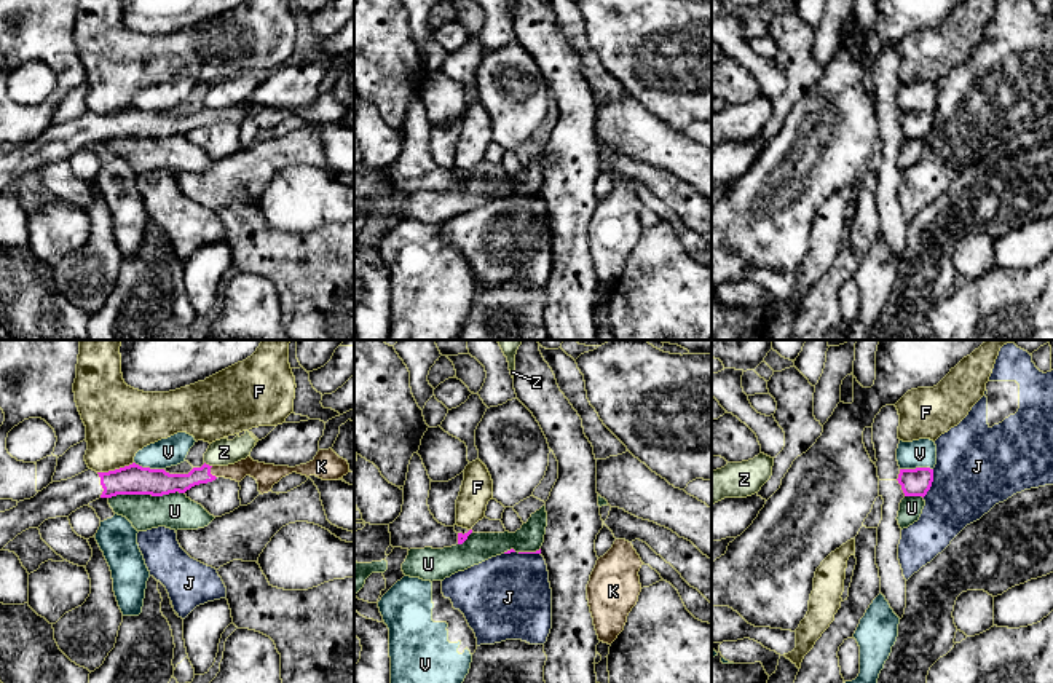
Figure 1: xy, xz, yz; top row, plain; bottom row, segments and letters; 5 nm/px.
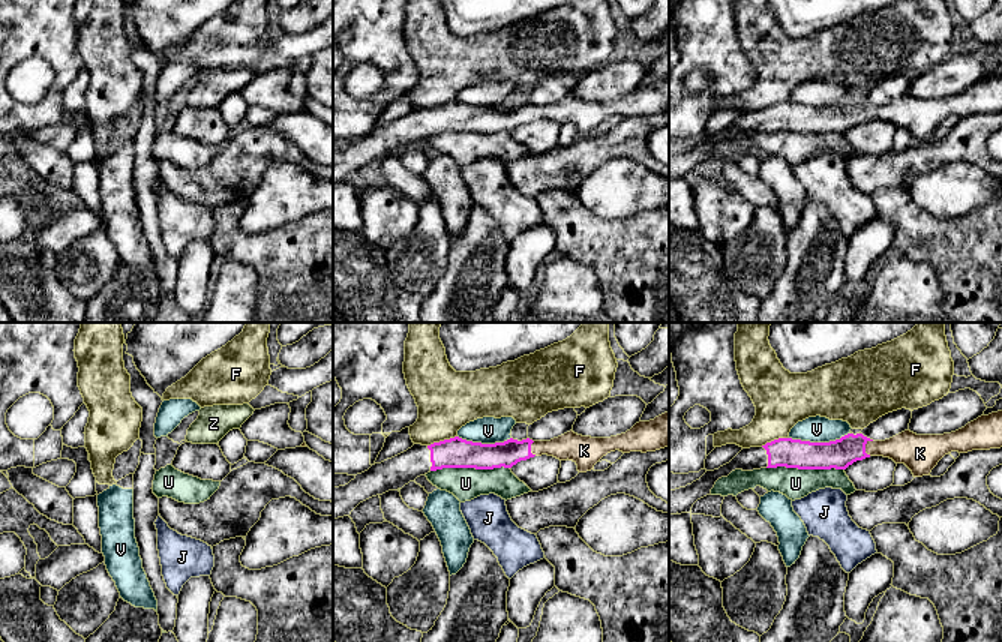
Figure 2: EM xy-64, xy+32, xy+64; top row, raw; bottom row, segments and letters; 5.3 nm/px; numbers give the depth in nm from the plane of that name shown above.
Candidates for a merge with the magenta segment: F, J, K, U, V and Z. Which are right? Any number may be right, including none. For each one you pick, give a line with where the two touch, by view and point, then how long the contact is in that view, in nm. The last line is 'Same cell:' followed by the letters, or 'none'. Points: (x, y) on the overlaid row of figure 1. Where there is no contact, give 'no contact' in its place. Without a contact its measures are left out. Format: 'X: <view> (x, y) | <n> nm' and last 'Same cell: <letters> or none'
K: xy (209, 473) | 70 nm
Same cell: K

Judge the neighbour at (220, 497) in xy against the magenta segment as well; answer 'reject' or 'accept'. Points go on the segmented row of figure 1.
reject

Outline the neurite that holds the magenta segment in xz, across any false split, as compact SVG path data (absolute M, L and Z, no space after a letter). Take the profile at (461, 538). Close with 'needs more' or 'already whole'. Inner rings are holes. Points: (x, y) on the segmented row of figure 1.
M413 453L404 485L400 515L389 523L391 546L402 549L444 549L463 544L472 533L456 533L455 527L439 523L429 511L431 479L418 453Z | needs more

